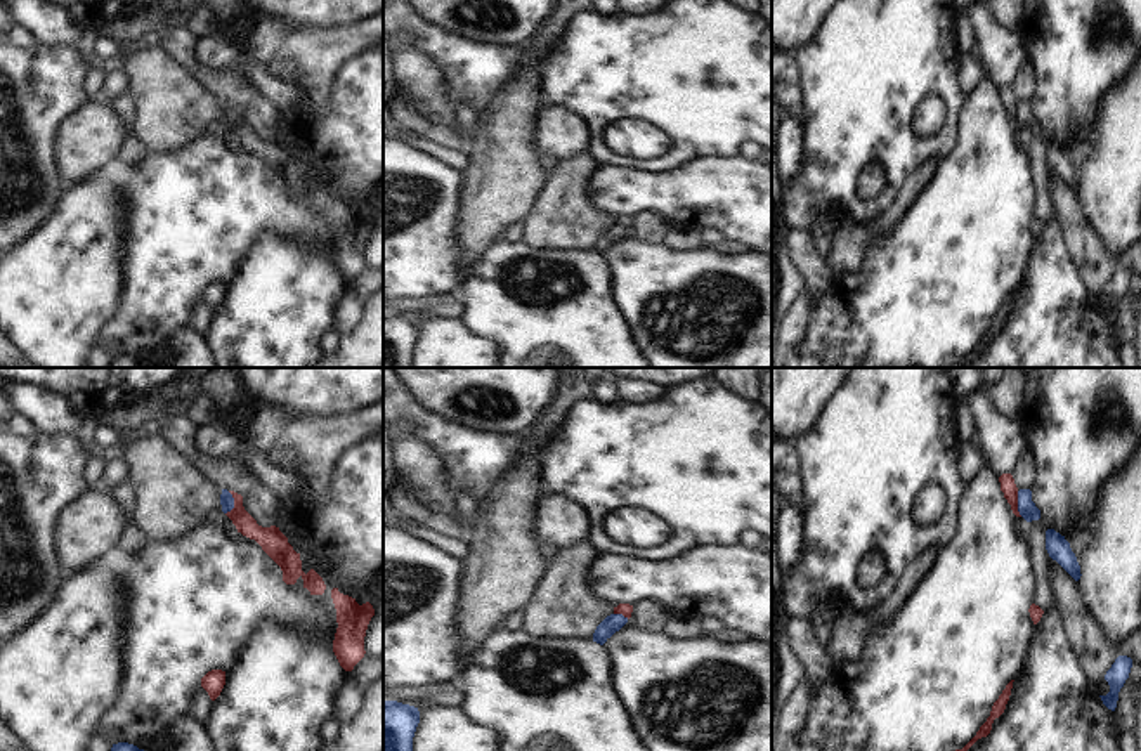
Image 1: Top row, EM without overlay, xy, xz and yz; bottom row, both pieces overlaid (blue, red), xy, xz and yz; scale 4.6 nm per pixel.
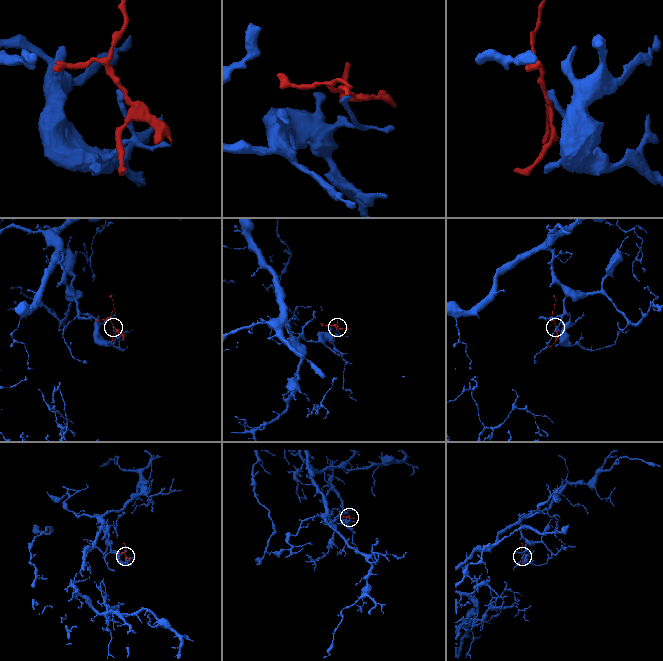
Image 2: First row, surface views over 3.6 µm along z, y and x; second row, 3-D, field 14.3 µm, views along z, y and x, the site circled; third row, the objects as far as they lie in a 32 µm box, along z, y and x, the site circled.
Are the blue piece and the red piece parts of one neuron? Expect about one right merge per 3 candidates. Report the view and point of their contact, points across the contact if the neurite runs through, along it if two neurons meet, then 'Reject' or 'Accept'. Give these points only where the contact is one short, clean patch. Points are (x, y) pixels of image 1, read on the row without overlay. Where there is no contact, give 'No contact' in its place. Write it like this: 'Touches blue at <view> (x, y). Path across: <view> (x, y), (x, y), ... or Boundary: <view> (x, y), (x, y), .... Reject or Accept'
Touches blue at yz (1018, 115). Boundary: yz (1017, 103), (1017, 122), (1022, 127). Reject

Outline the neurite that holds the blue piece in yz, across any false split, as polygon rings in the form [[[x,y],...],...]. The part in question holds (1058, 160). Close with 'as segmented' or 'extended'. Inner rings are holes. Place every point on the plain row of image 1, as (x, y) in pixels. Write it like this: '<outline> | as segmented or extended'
[[[1054,140],[1046,142],[1046,161],[1053,172],[1056,172],[1075,193],[1080,191],[1080,177],[1070,154]]] | as segmented

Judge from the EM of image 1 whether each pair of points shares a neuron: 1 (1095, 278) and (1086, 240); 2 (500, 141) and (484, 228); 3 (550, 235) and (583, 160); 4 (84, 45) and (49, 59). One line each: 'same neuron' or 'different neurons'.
1: same neuron
2: same neuron
3: same neuron
4: different neurons

